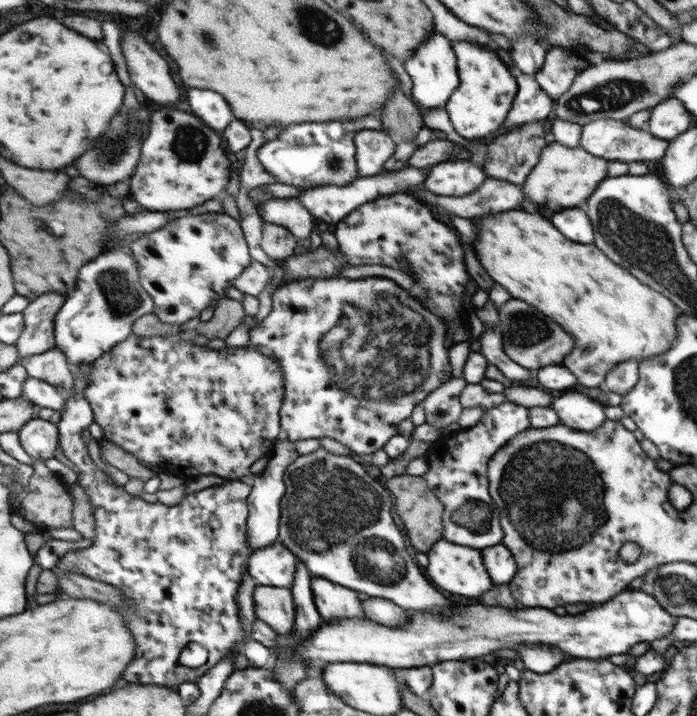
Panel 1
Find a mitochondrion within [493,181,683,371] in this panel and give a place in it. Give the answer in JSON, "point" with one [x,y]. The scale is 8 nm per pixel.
{"point":[527,325]}

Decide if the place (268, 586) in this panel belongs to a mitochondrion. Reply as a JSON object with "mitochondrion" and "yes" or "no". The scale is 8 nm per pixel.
{"mitochondrion":"no"}

